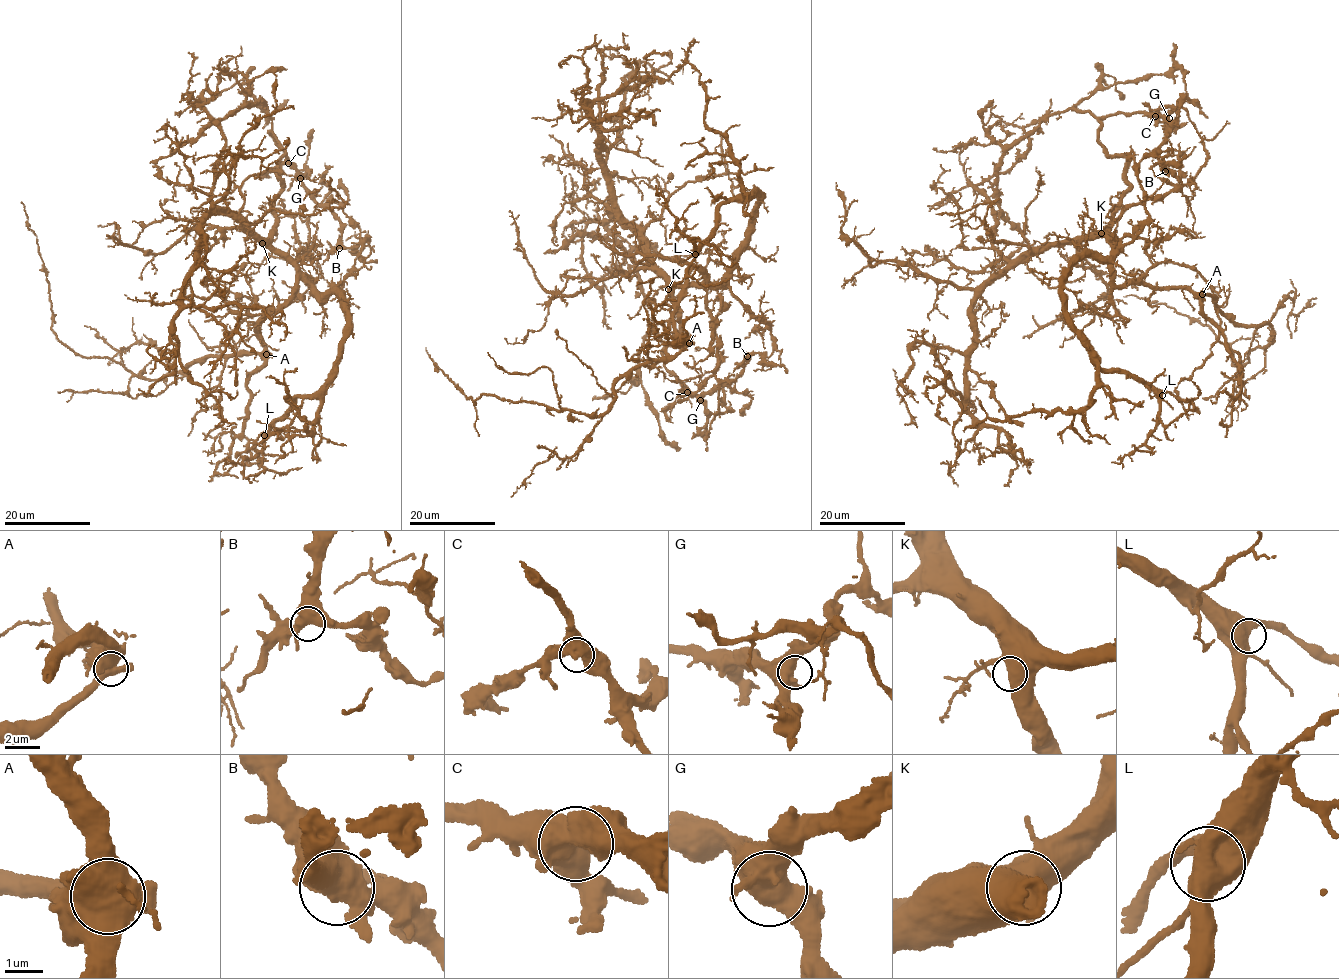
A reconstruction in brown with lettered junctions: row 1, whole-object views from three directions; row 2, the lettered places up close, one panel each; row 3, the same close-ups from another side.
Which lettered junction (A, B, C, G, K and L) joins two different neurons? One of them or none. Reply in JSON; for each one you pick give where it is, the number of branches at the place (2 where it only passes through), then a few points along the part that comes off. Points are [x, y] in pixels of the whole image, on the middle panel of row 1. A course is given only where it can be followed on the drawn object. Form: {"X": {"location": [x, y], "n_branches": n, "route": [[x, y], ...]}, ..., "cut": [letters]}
{"A": {"location": [689, 343], "n_branches": 4, "route": [[689, 344], [635, 367], [616, 382], [606, 412], [591, 416], [484, 394], [474, 404], [426, 347]]}, "cut": ["A"]}

